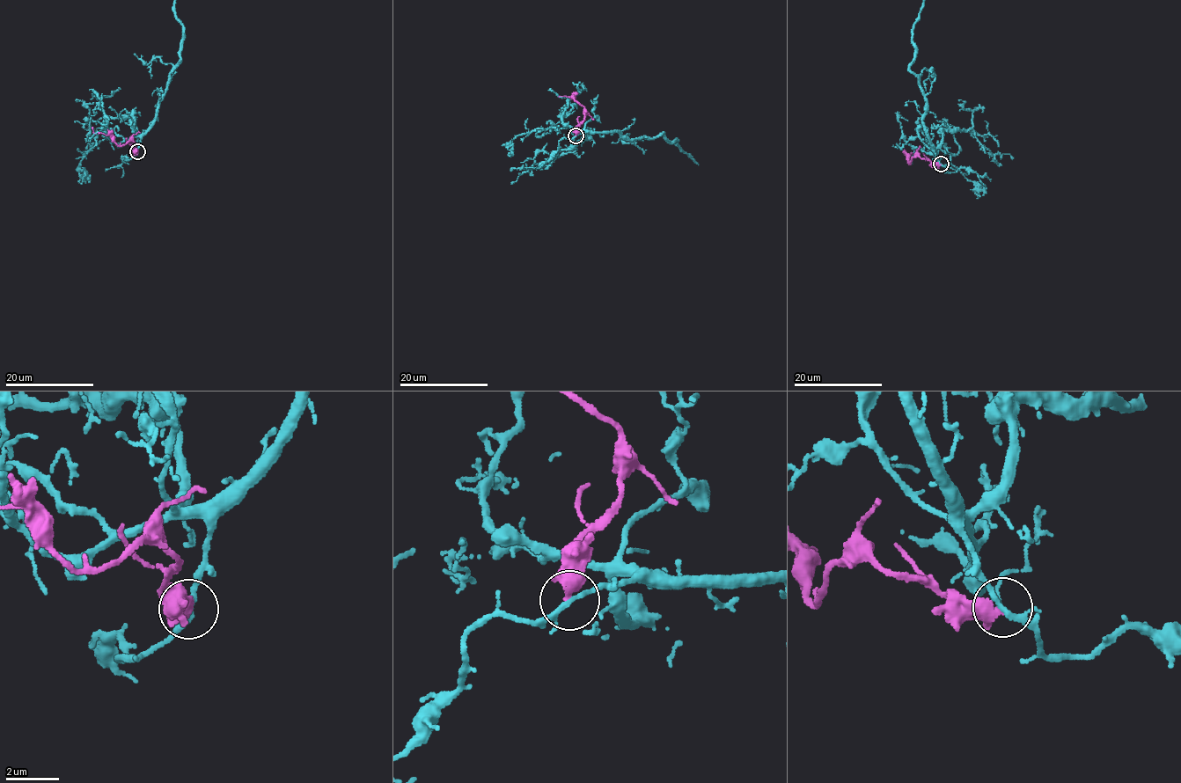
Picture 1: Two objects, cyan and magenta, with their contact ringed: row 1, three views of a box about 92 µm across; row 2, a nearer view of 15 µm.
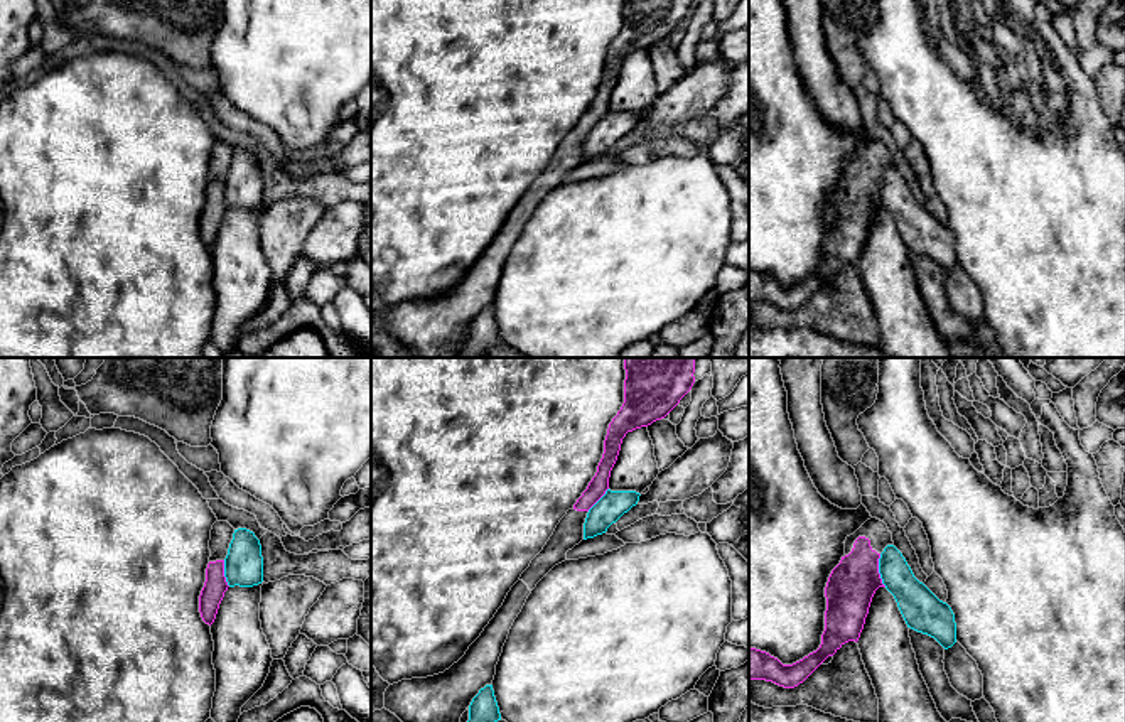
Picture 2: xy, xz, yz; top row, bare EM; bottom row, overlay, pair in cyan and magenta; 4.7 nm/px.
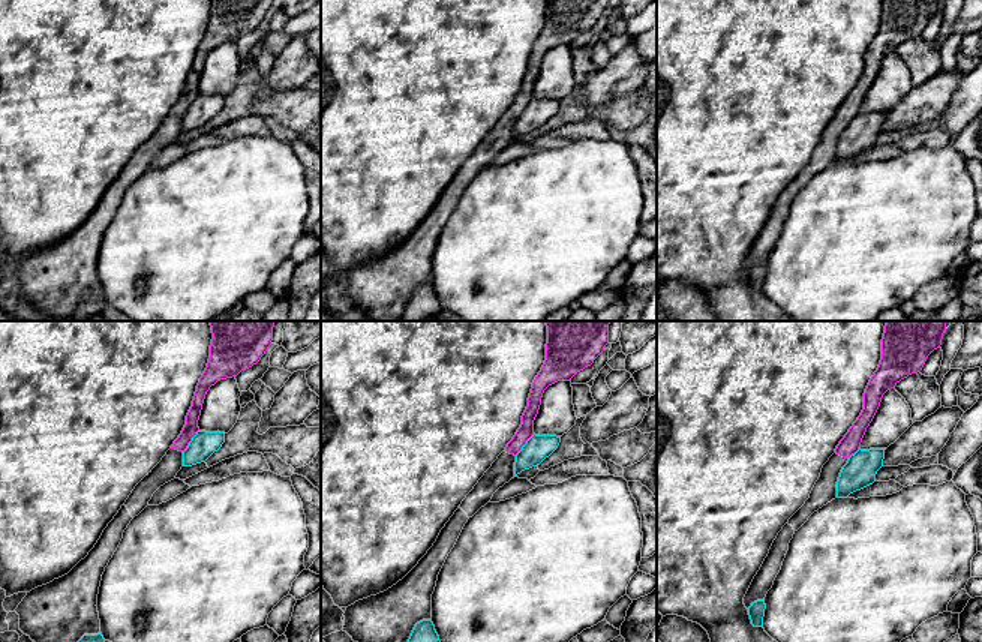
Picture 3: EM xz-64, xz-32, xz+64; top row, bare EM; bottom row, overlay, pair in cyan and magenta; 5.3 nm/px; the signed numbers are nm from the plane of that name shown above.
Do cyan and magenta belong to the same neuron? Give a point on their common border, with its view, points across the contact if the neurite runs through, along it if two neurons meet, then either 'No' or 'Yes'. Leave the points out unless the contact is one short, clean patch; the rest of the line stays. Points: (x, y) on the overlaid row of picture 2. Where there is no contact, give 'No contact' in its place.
Touches cyan at yz (879, 571). Boundary: yz (879, 554), (879, 577), (886, 586). No

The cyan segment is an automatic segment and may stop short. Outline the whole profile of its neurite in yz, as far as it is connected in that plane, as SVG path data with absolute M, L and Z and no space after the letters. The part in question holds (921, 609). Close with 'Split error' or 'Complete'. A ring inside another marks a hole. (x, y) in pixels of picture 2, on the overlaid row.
M887 545L880 553L879 574L885 589L894 595L907 628L934 638L945 649L956 643L951 607L914 577L894 545Z. Complete

